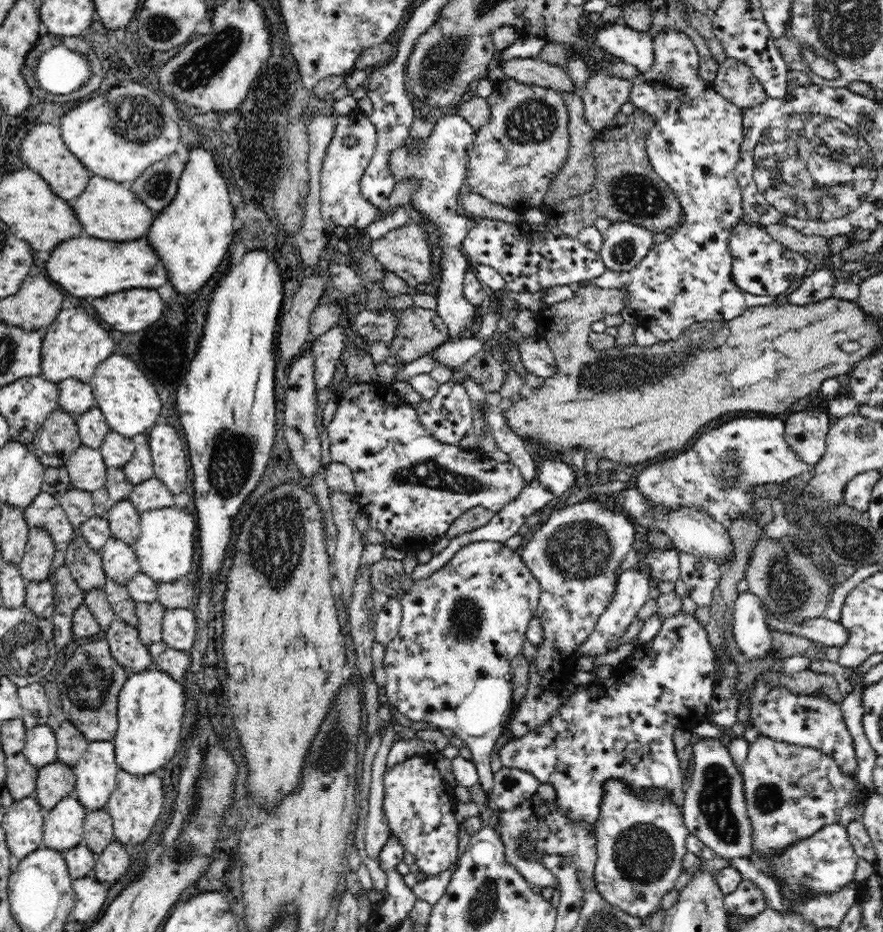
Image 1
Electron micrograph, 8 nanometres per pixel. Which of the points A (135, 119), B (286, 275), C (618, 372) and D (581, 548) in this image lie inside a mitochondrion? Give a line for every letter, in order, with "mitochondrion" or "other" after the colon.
A: mitochondrion
B: other
C: mitochondrion
D: mitochondrion

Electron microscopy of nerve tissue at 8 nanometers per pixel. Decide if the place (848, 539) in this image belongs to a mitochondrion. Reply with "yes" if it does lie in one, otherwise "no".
yes

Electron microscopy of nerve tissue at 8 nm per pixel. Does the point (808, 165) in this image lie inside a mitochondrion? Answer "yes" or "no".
yes

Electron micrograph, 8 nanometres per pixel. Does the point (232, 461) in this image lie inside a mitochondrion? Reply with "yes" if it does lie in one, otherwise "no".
yes

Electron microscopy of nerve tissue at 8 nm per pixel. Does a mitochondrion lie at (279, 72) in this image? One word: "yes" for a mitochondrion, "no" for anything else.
no

